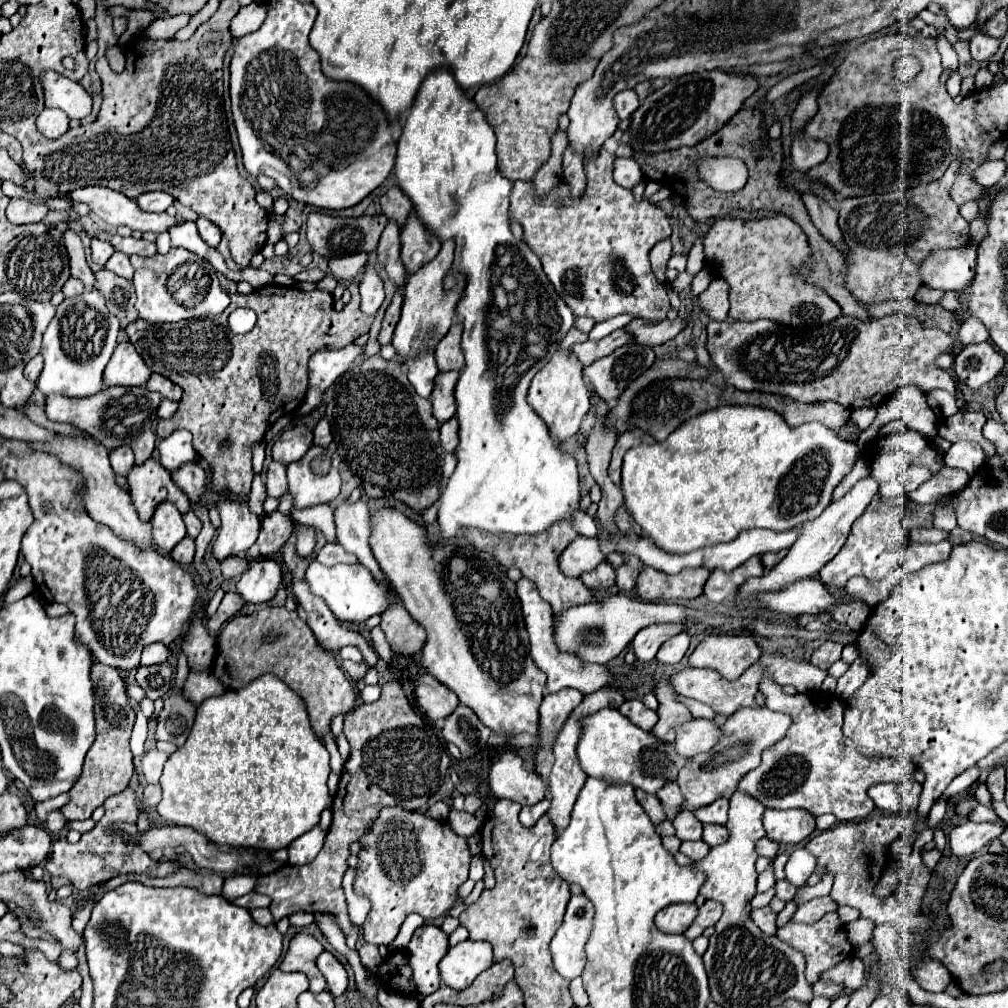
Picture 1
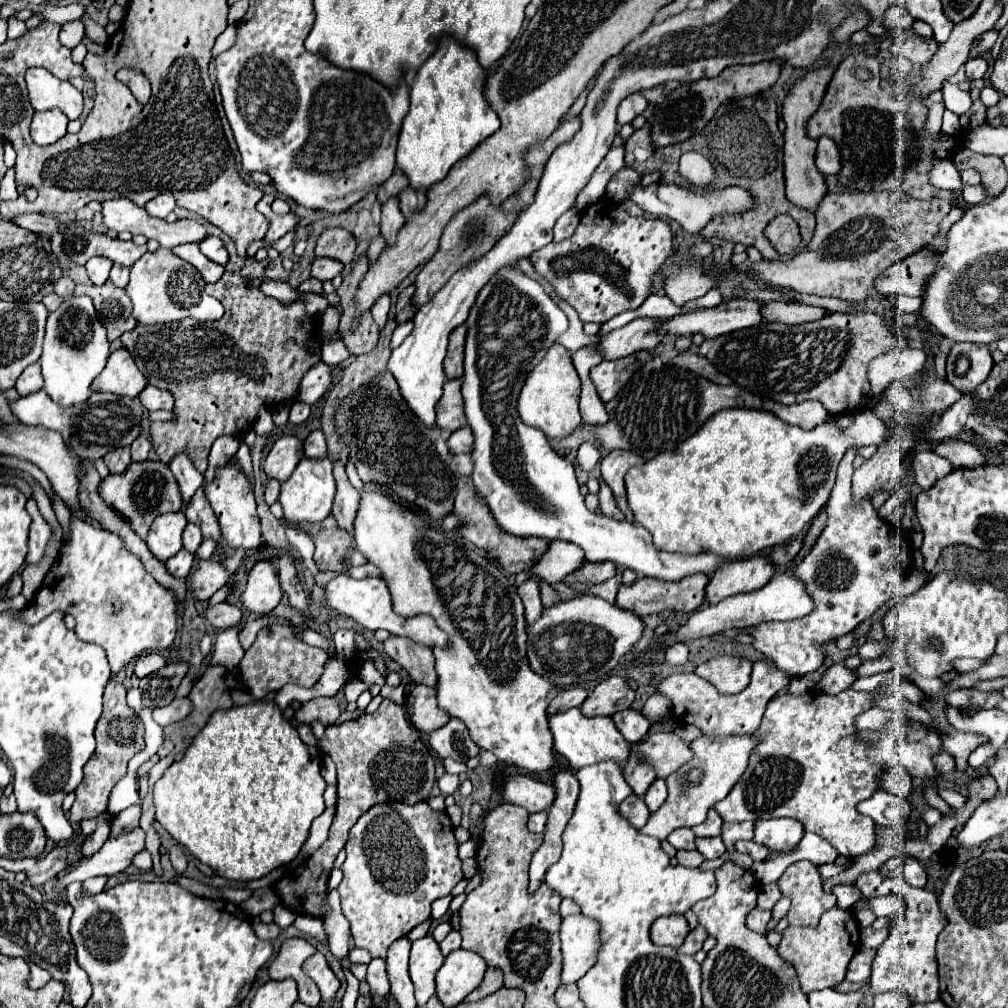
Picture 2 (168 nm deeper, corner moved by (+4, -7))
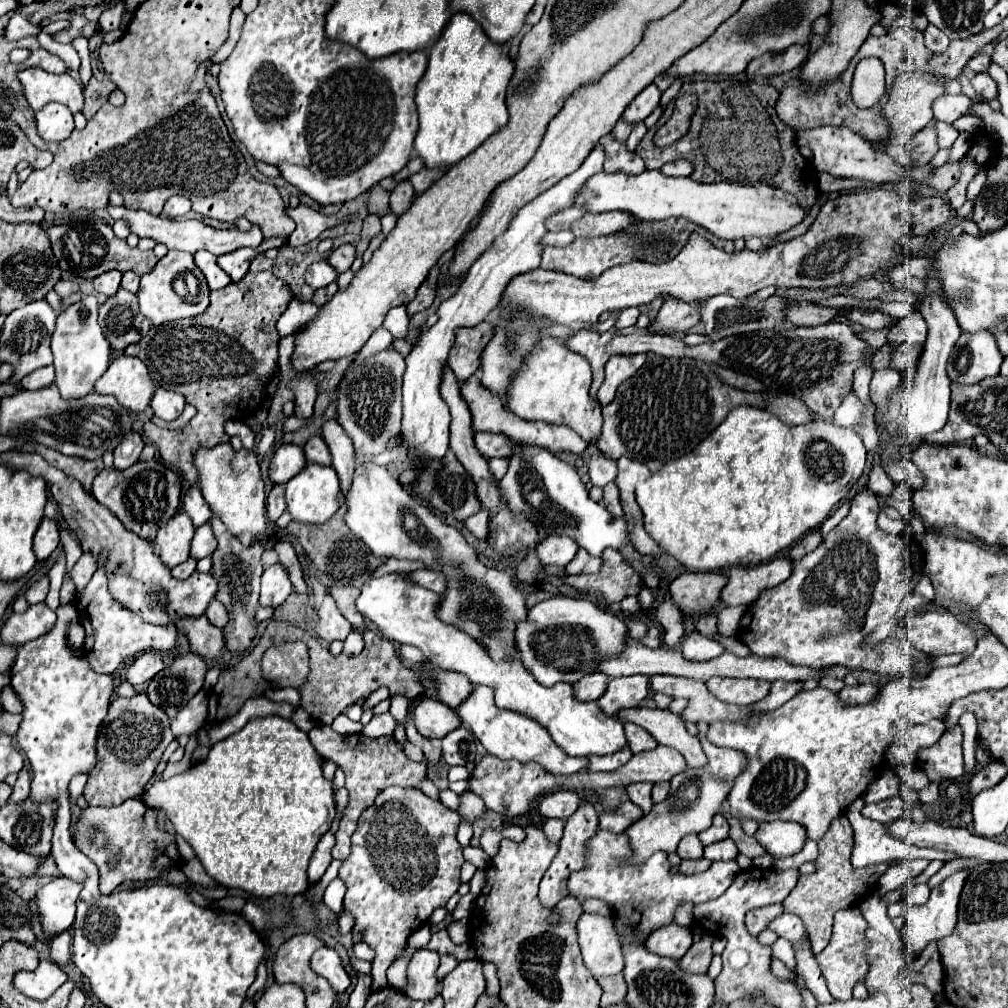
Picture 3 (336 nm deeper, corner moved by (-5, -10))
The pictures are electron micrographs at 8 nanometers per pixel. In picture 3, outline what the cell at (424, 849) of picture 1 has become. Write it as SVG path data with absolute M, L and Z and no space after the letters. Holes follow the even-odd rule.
M387 786L369 806L361 818L359 826L351 838L351 854L343 860L339 868L339 878L347 884L345 894L345 912L355 916L353 932L363 932L363 942L367 942L375 950L373 960L373 988L381 990L387 986L385 972L405 946L407 938L427 922L431 912L439 906L443 908L447 900L459 888L459 870L463 860L463 848L457 842L457 828L459 828L459 814L455 810L445 808L439 800L425 796L419 788L401 788L401 786Z

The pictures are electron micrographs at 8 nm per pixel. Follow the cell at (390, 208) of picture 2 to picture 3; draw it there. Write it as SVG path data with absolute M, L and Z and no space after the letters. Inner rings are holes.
M409 180L399 182L393 188L393 192L391 192L391 212L397 214L397 216L401 216L411 206L413 194L415 194L415 190L413 190L413 186L411 186Z

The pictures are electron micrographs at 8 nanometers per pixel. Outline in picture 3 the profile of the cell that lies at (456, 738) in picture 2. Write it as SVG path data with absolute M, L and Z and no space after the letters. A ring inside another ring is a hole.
M463 726L449 732L441 740L441 746L443 746L443 760L449 766L457 766L457 764L463 766L465 762L475 762L477 758L477 742L473 734Z

